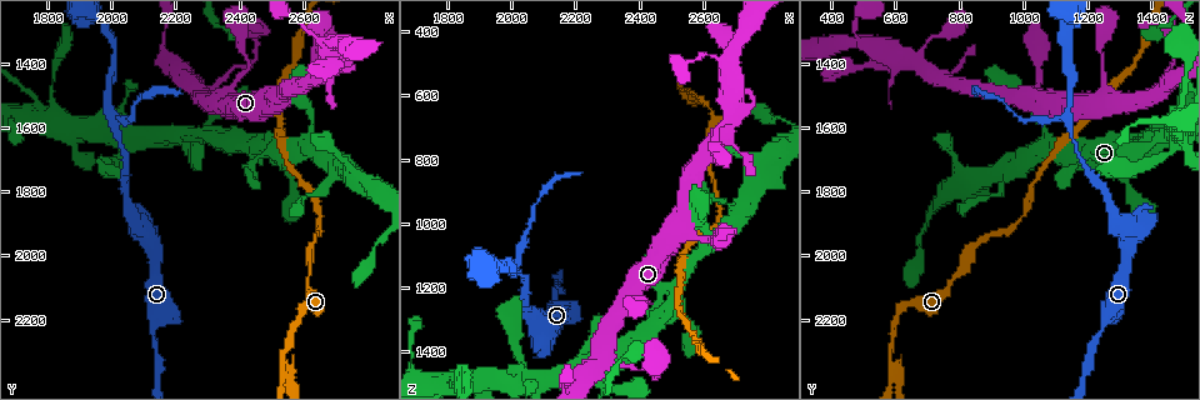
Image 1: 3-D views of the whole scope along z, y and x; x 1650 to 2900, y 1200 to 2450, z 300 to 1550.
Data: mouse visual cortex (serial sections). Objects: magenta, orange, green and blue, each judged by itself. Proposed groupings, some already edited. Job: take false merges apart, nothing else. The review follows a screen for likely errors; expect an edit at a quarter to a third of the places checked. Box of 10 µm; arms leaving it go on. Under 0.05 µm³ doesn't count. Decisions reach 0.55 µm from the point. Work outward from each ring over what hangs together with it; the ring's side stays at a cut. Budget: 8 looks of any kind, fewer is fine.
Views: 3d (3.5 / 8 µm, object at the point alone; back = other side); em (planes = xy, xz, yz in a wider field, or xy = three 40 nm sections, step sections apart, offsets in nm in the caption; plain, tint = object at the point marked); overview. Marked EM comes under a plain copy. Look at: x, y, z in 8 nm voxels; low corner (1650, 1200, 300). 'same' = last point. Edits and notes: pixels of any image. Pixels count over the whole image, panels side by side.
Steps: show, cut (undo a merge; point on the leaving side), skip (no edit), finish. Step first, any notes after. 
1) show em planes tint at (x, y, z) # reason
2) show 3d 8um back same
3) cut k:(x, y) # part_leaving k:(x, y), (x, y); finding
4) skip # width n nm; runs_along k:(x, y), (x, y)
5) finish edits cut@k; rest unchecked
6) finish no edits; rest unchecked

show 3d 8um at (2120, 1960, 1330) # branch point

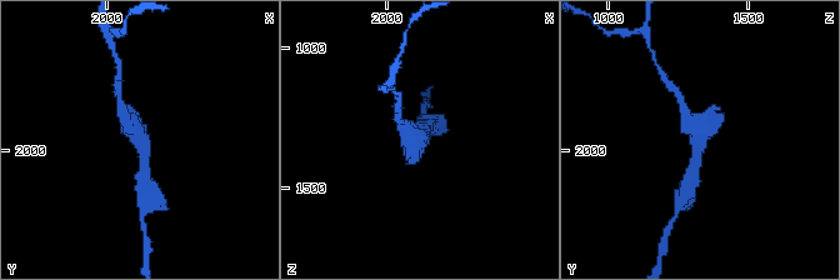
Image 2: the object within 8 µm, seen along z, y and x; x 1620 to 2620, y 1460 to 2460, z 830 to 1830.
show 3d 3.5um same # closer look

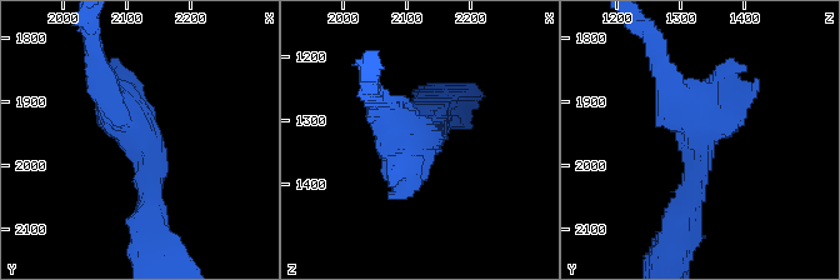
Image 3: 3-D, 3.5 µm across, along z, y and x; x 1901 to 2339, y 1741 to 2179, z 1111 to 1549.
show em xy step 5 tint at (2125, 1960, 1325)

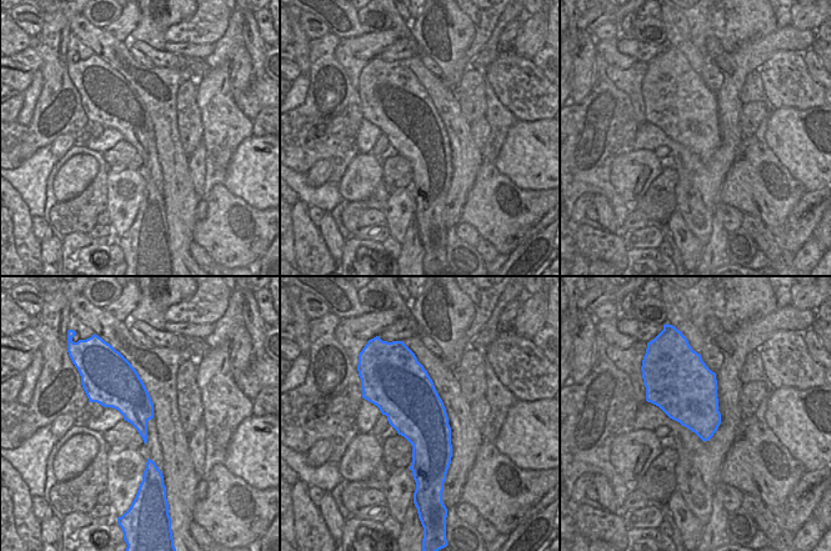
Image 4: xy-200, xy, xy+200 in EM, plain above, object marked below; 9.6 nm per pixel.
skip # runs_along 3:(151, 196), (151, 150), (94, 54); one cell here

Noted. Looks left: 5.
show 3d 8um at (2020, 1580, 1130) # three arms meet

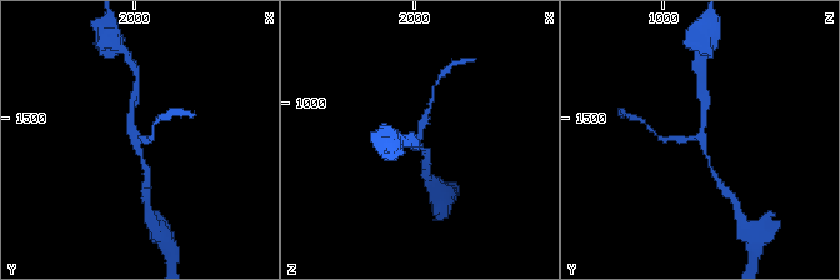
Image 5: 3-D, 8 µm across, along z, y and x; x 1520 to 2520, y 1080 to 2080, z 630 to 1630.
show em planes tint same # arms 3; arm_widths 150, 200, 200 nm; shape alone is not enough

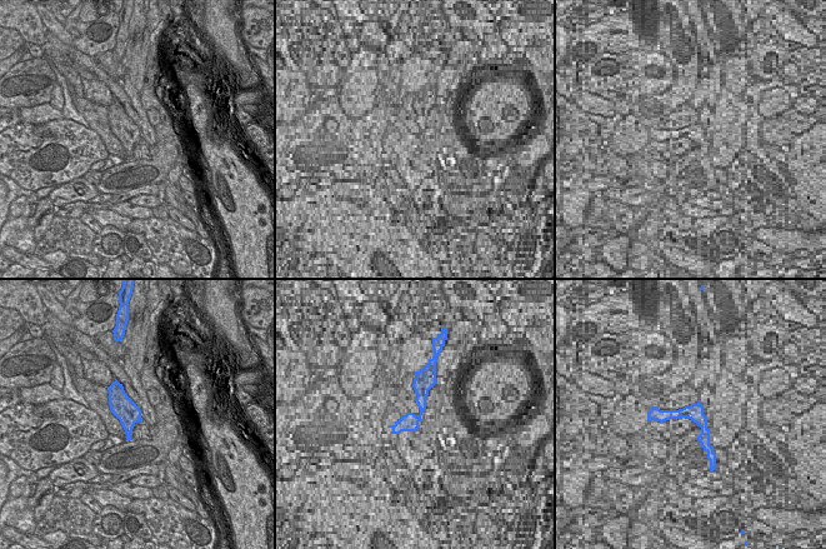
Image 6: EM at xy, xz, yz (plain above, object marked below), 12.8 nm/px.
skip # runs_along 5:(148, 170), (129, 126), (133, 105); continuous, no second cell

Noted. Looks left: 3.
show em xy step 3 tint at (2540, 2380, 600)

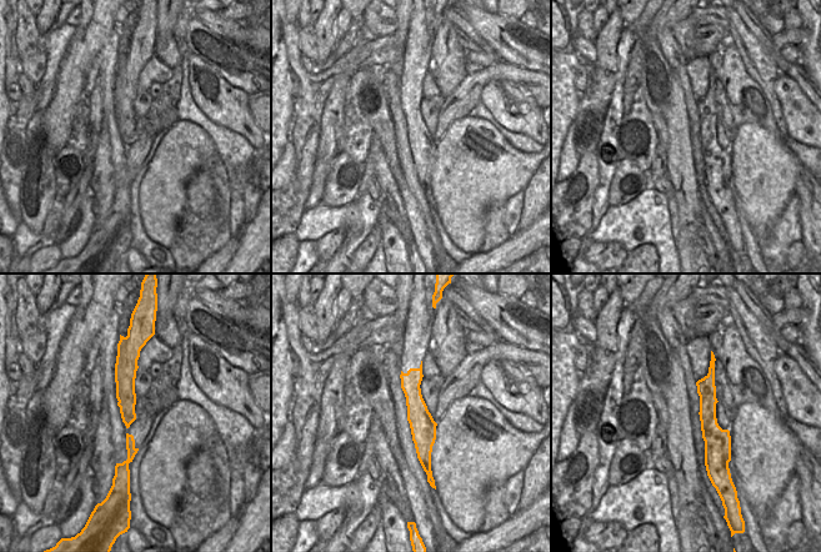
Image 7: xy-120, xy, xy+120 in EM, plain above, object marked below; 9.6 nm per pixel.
show 3d 3.5um same

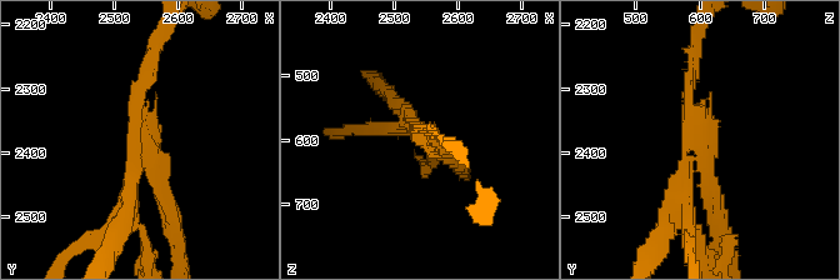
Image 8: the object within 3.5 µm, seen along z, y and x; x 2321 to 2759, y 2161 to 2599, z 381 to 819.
cut 8:(713, 203) # width 240 nm; part_leaving 8:(691, 111), (708, 181); two cells meet here

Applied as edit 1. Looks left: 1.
finish edits cut@8; rest unchecked

